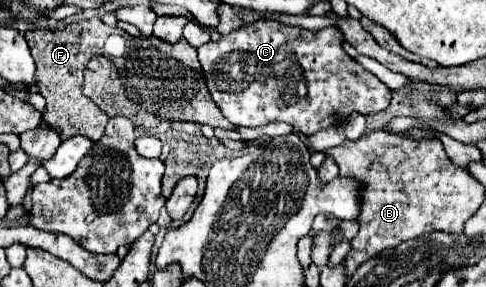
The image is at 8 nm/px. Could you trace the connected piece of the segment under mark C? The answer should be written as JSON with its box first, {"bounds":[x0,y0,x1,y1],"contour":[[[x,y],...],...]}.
{"bounds":[197,19,391,135],"contour":[[[269,19],[239,27],[229,35],[223,35],[219,41],[201,45],[197,51],[211,99],[233,125],[263,127],[273,121],[285,121],[301,133],[311,135],[347,119],[351,113],[369,115],[383,111],[391,101],[391,89],[349,57],[343,49],[343,41],[345,39],[337,27],[307,31]]]}

